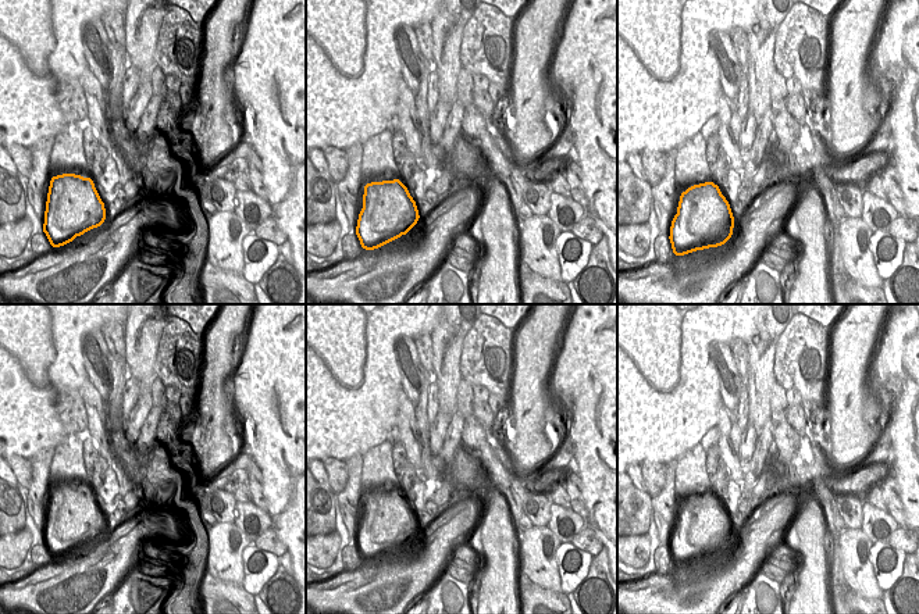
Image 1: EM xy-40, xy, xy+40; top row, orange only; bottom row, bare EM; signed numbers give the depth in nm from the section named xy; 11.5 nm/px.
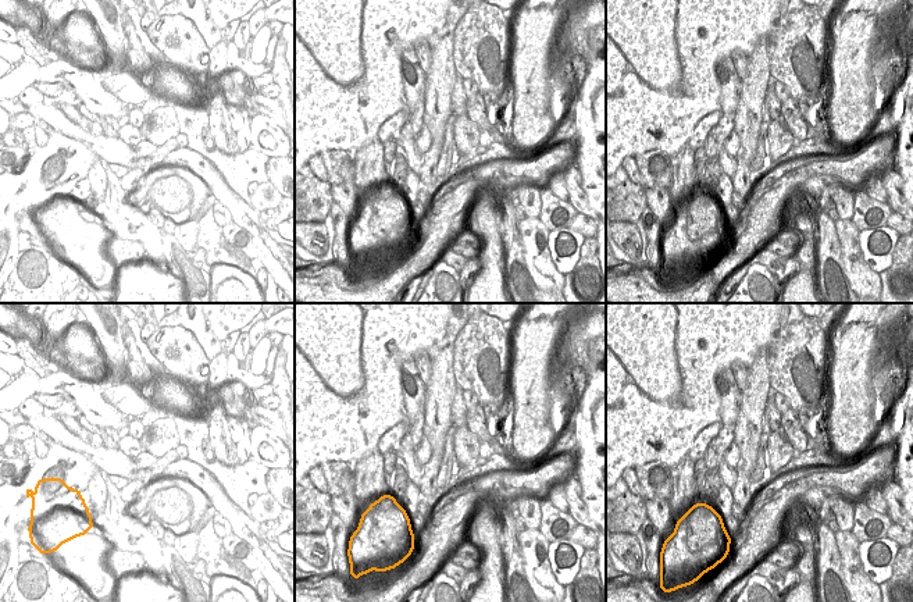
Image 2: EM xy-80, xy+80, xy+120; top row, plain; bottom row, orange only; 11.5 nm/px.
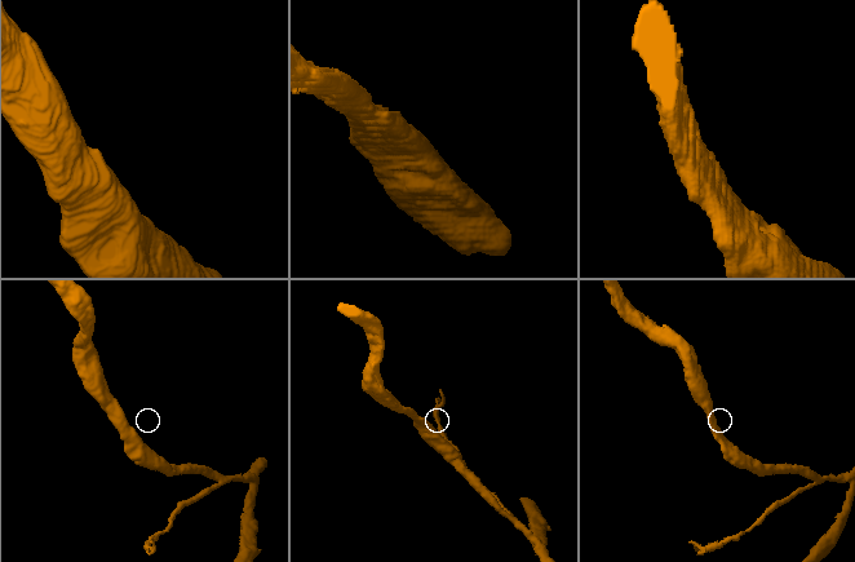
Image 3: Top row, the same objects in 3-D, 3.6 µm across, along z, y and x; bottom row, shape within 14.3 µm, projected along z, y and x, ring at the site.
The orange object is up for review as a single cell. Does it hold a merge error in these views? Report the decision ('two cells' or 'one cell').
one cell

